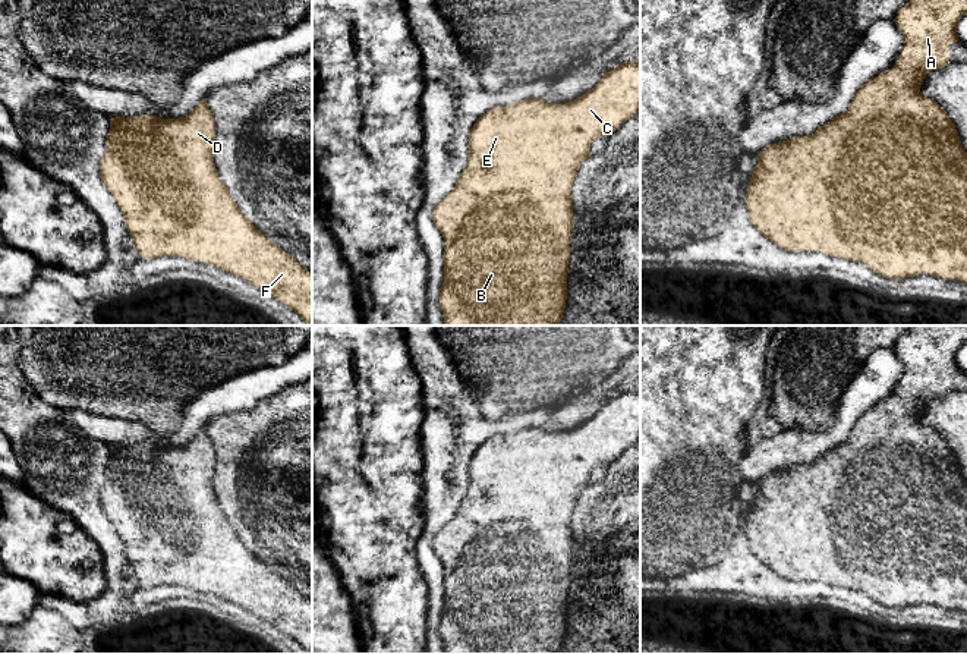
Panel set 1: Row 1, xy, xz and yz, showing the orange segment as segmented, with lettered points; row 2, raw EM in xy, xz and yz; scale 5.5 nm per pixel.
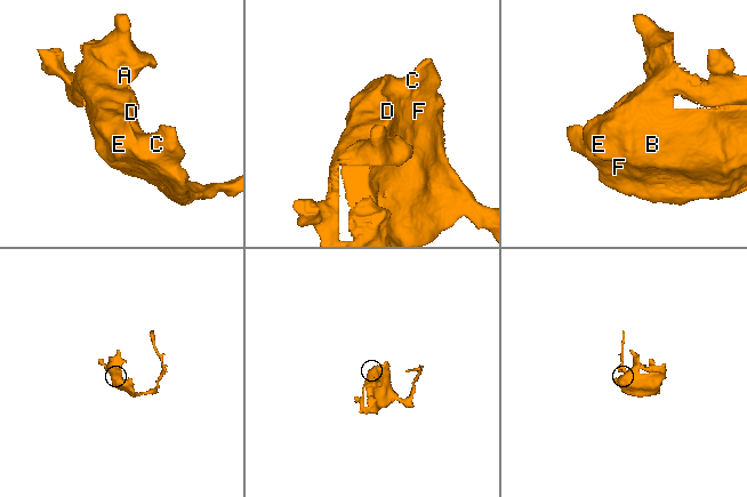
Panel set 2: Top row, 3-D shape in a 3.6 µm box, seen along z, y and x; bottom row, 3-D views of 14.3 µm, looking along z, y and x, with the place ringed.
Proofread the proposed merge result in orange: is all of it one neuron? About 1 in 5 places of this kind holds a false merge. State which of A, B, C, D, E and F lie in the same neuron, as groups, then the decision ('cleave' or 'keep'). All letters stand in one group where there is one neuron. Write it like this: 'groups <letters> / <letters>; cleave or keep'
groups A B C D E F; keep

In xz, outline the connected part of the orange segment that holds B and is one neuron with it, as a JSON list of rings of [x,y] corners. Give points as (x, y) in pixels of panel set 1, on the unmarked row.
[[[626,390],[604,406],[586,422],[566,433],[548,433],[542,427],[519,430],[484,441],[469,459],[469,482],[456,516],[435,535],[432,548],[444,566],[444,611],[440,635],[444,654],[560,654],[567,628],[567,600],[570,589],[571,560],[574,556],[571,515],[579,496],[592,484],[590,475],[599,465],[610,465],[627,447],[640,441],[640,393]]]

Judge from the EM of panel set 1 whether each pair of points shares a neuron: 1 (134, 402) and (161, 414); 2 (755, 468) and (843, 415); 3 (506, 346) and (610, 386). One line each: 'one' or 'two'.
1: one
2: one
3: two

